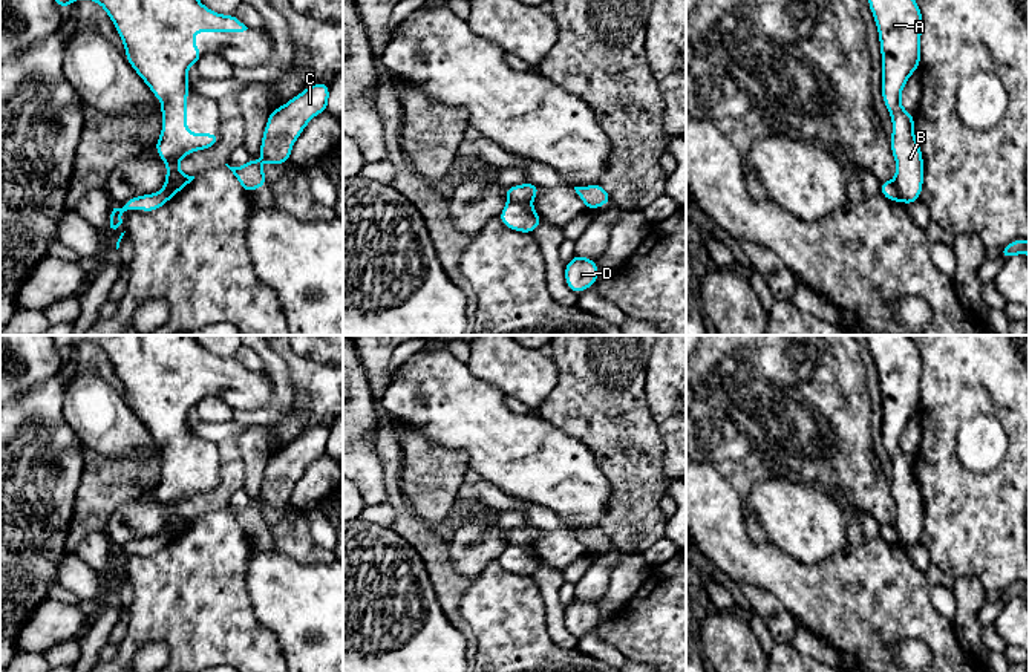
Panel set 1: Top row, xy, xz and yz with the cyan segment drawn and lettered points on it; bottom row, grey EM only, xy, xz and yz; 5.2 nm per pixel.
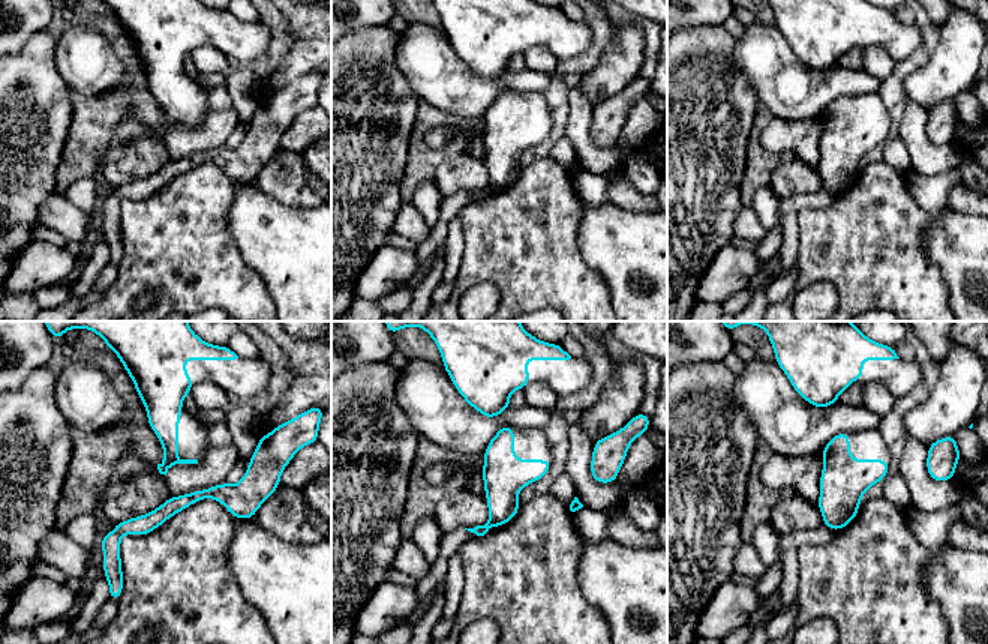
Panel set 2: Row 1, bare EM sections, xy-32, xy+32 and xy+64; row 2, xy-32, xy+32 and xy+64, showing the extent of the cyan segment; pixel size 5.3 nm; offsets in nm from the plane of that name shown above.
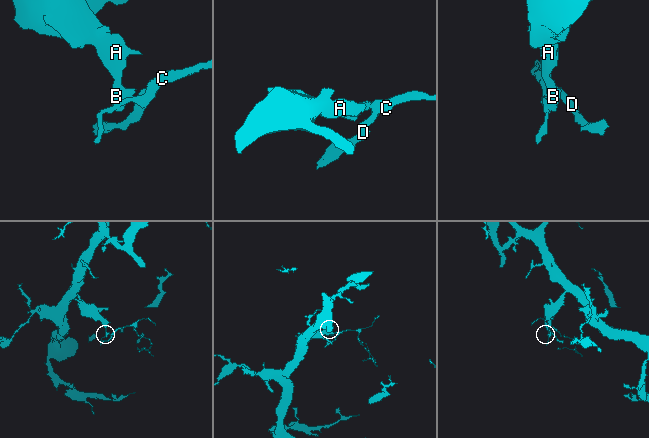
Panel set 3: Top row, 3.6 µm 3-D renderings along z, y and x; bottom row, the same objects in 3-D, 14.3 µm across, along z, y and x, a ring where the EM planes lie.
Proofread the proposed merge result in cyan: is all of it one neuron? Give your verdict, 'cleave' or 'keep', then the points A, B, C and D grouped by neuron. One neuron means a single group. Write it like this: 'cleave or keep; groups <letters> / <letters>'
cleave; groups A B / C D

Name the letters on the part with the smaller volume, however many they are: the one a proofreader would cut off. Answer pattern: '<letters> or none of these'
C, D

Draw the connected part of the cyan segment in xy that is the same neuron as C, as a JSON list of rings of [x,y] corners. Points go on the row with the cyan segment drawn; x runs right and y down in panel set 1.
[[[320,81],[271,110],[260,142],[260,158],[268,164],[288,164],[291,148],[306,124],[315,115],[328,112],[328,99],[329,86]]]

